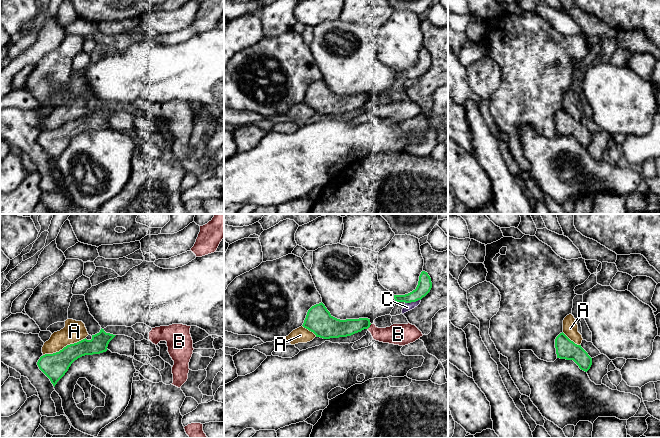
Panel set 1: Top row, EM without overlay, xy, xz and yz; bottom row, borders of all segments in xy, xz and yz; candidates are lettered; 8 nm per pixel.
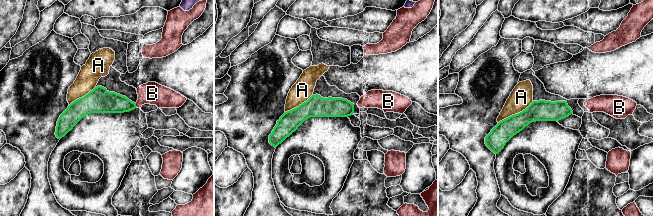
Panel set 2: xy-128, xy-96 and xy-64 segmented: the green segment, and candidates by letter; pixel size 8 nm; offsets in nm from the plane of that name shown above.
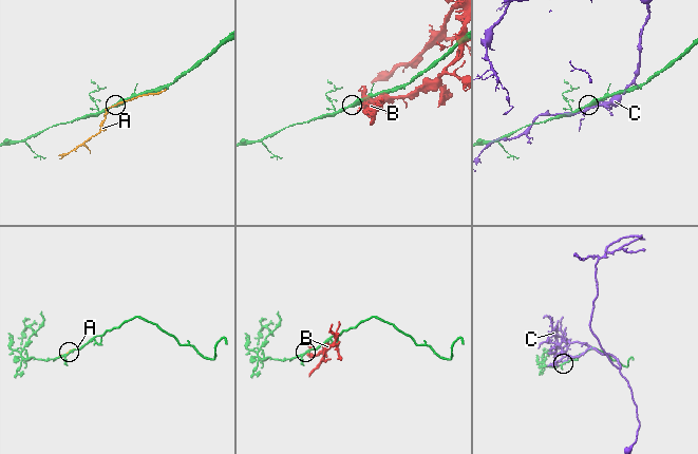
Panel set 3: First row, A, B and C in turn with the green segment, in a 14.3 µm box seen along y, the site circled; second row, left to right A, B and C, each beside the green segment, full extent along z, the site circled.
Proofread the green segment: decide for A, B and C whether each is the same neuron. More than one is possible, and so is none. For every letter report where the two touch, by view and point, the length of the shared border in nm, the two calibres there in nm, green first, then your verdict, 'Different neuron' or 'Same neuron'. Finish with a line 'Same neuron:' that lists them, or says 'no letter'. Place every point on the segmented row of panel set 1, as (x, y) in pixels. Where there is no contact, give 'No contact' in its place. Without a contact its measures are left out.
A: Touches green at xy (64, 347). Shared border 380 nm. Thickness 200 nm (green) against 180 nm. Same neuron
B: Touches green at xz (369, 326). Shared border 50 nm. Thickness 140 nm (green) against 180 nm. Different neuron
C: Touches green at xz (412, 301). Shared border 130 nm. Thickness 120 nm (green) against 70 nm. Different neuron
Same neuron: A

